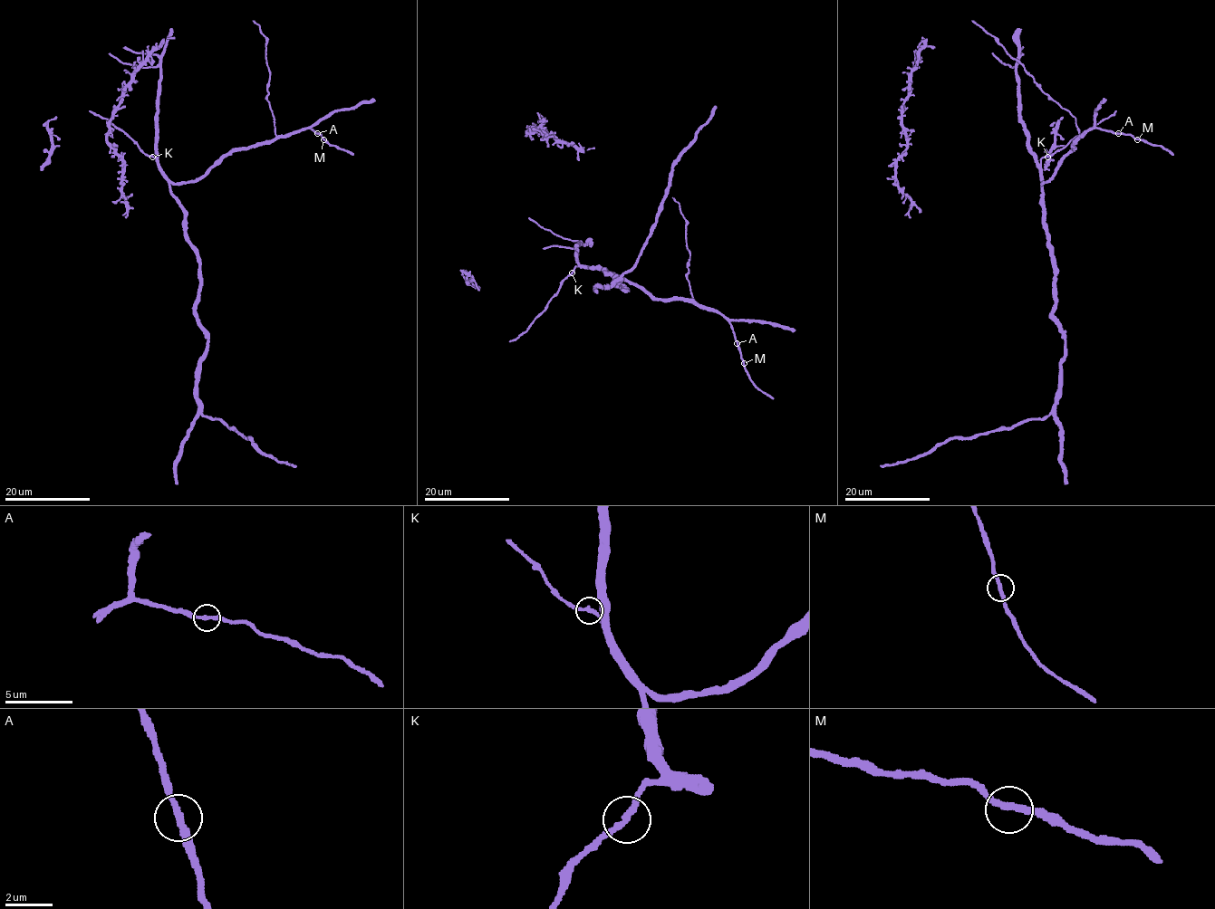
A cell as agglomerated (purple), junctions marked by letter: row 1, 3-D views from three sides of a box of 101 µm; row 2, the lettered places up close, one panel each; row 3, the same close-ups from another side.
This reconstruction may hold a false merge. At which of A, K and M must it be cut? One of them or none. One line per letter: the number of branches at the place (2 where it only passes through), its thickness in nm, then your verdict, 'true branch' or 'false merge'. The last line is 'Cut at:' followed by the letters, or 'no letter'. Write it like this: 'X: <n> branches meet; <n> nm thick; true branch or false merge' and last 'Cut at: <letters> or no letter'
A: 2 branches meet; 280 nm thick; true branch
K: 2 branches meet; 280 nm thick; true branch
M: 2 branches meet; 280 nm thick; true branch
Cut at: no letter

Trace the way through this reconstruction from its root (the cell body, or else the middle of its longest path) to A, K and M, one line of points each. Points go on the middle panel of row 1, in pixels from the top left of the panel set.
A: (590, 268), (614, 272), (658, 299), (688, 300), (718, 311), (729, 323), (737, 343)
K: (590, 268), (576, 267), (572, 273)
M: (590, 268), (614, 272), (658, 299), (688, 300), (718, 311), (729, 323), (744, 363)

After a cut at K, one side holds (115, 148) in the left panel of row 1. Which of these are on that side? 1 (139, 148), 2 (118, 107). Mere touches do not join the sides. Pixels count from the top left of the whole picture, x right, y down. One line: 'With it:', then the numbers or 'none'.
With it: 2

